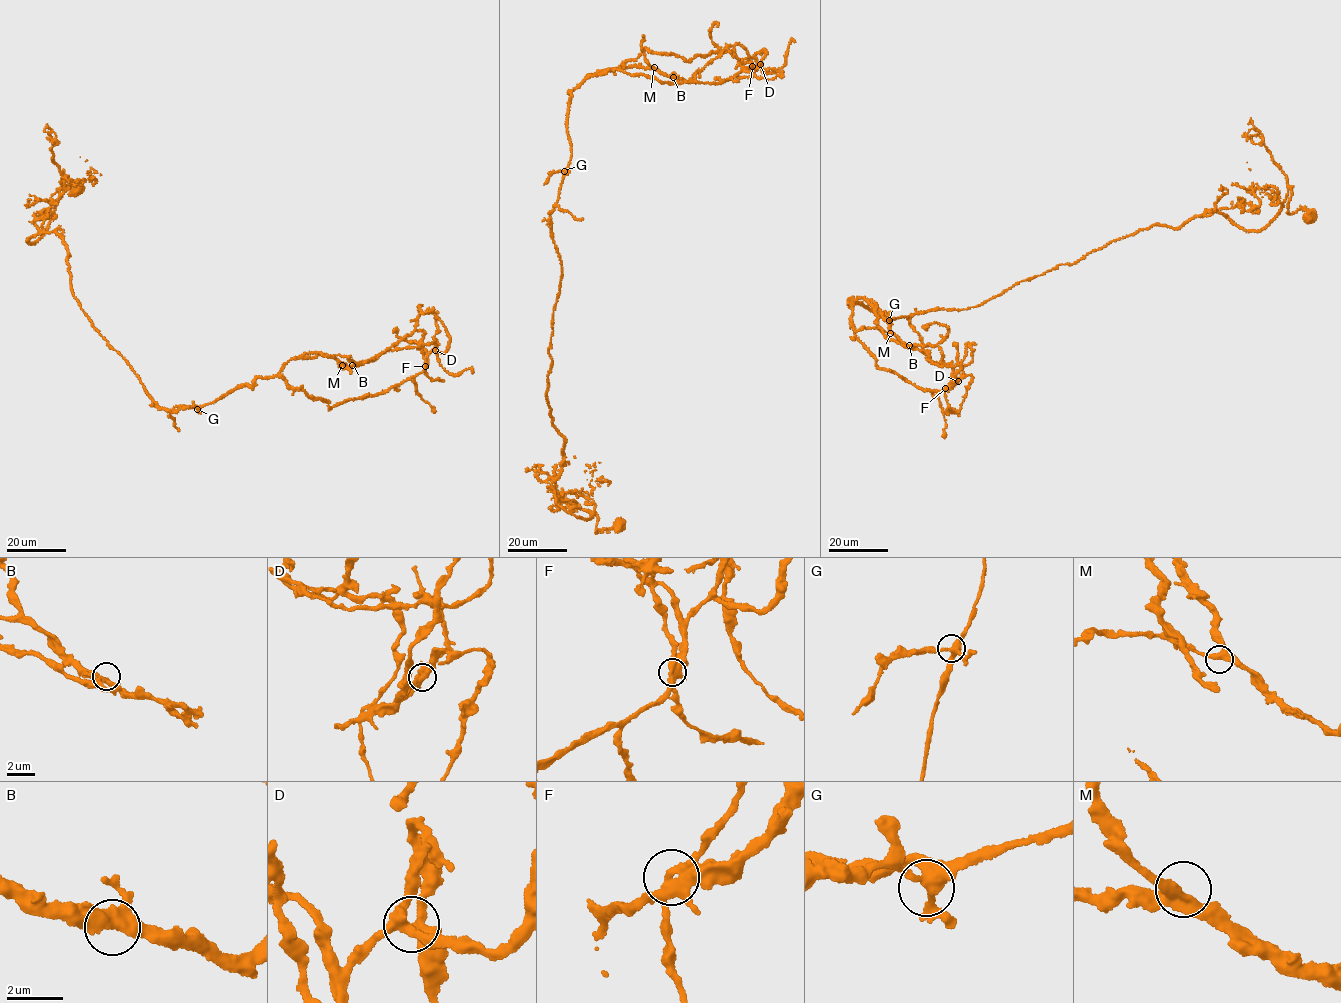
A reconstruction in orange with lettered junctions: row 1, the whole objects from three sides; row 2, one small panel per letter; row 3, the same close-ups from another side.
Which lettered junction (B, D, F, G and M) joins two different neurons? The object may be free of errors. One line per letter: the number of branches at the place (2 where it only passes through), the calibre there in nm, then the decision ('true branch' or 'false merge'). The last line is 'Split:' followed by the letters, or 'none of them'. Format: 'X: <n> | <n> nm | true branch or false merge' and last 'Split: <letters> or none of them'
B: 3 | 400 nm | true branch
D: 3 | 360 nm | true branch
F: 4 | 380 nm | false merge
G: 4 | 400 nm | true branch
M: 3 | 400 nm | true branch
Split: F

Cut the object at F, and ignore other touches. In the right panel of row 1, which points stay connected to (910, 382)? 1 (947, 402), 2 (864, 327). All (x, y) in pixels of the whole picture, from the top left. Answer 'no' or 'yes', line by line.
1: no
2: no

